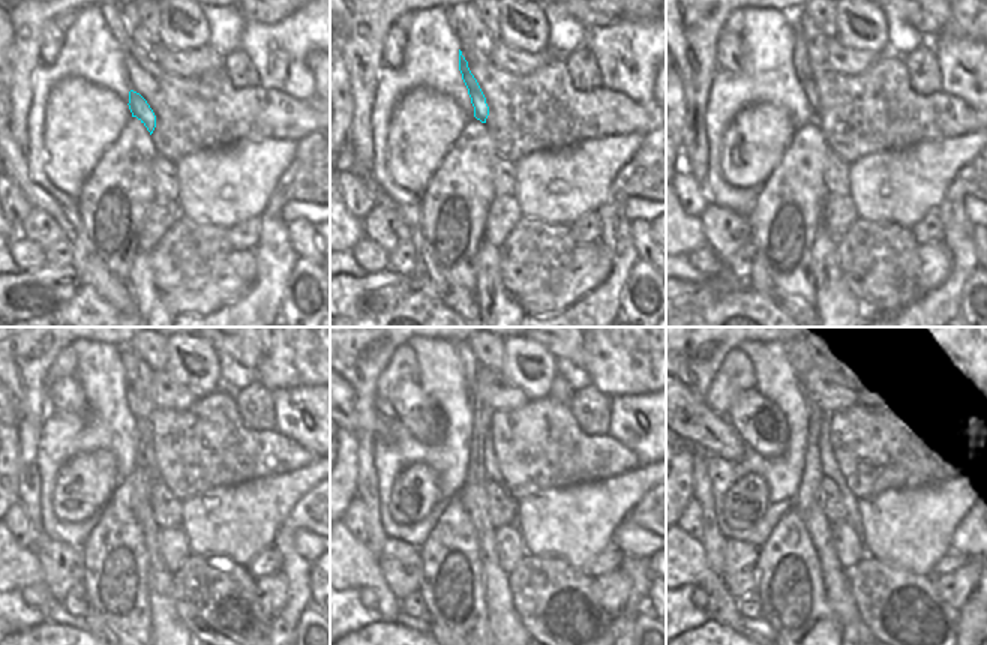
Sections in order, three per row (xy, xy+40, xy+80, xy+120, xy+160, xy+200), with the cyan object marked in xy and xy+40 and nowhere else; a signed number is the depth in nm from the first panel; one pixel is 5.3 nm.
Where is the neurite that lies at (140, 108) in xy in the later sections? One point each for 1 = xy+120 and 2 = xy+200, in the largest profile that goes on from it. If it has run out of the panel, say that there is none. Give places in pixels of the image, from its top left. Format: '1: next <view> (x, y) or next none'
1: next xy+120 (129, 359)
2: next xy+200 (801, 357)

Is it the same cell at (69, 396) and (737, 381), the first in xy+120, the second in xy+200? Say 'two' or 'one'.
two

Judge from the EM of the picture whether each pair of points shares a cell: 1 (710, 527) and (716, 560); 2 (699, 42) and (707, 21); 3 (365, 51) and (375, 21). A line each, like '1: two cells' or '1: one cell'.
1: one cell
2: one cell
3: one cell

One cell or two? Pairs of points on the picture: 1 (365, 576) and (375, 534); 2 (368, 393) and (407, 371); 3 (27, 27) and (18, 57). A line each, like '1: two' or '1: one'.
1: two
2: two
3: one

